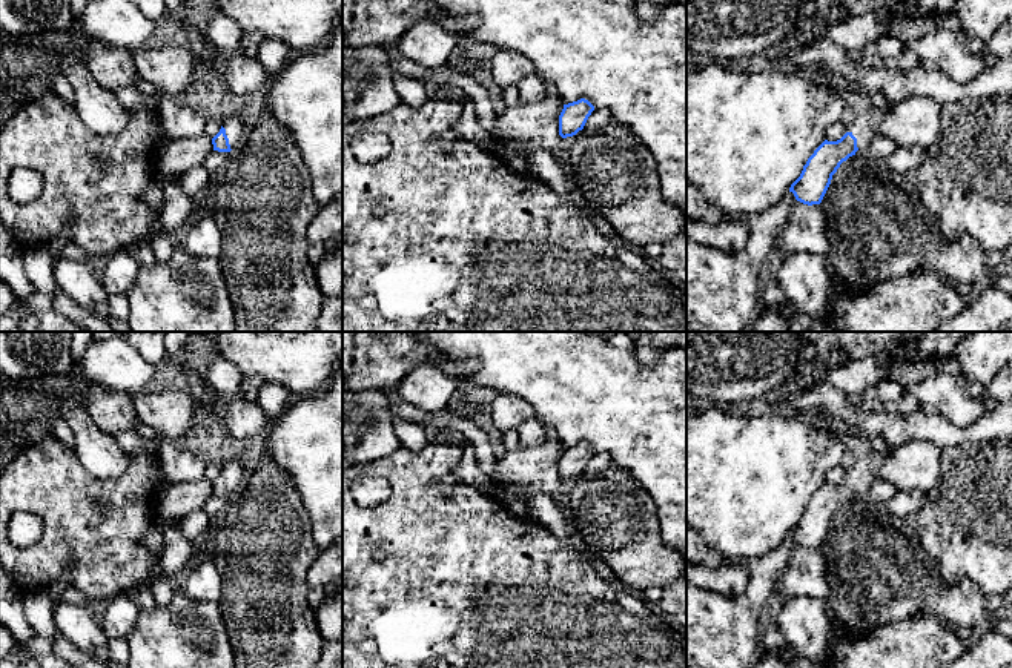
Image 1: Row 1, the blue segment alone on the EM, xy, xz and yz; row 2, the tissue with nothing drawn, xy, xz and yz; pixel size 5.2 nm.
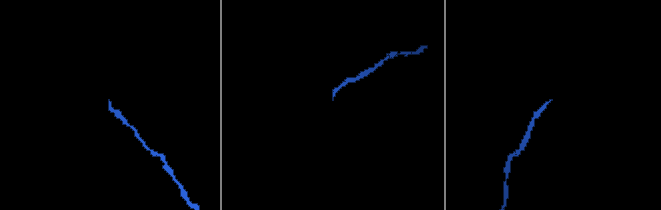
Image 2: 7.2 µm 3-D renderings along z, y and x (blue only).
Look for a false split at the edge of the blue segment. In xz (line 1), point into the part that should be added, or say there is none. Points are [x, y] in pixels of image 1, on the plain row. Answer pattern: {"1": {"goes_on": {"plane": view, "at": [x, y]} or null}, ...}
{"1": {"goes_on": null}}

